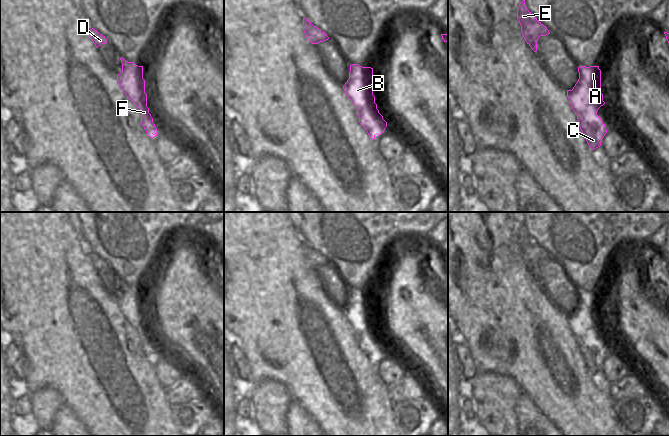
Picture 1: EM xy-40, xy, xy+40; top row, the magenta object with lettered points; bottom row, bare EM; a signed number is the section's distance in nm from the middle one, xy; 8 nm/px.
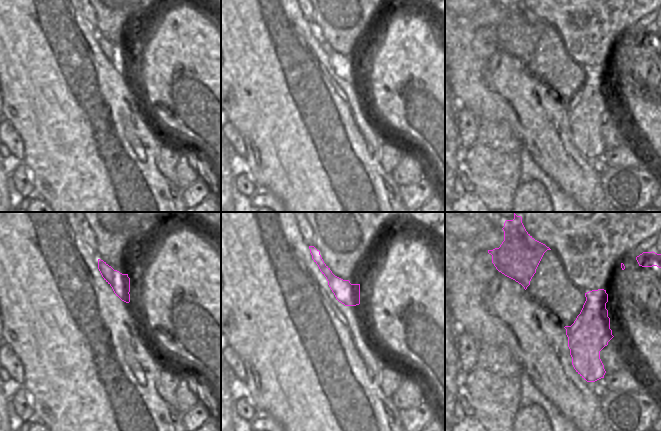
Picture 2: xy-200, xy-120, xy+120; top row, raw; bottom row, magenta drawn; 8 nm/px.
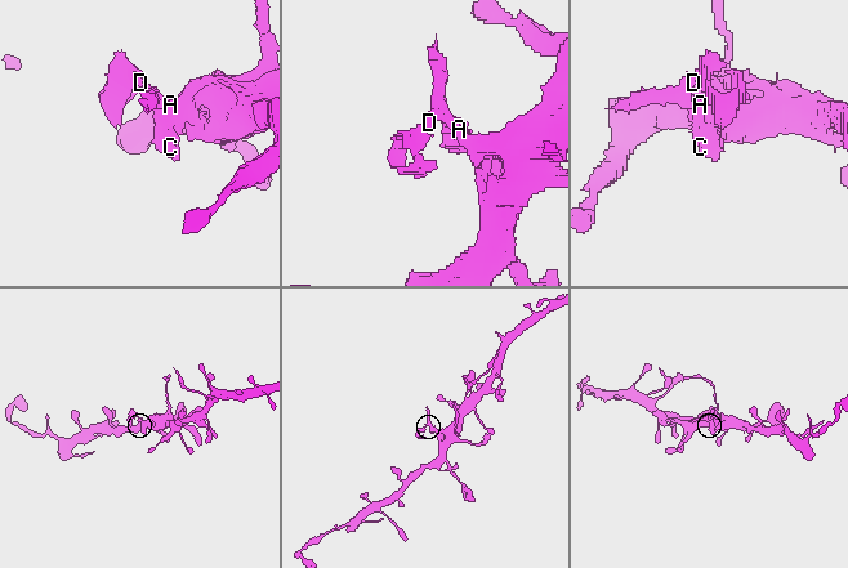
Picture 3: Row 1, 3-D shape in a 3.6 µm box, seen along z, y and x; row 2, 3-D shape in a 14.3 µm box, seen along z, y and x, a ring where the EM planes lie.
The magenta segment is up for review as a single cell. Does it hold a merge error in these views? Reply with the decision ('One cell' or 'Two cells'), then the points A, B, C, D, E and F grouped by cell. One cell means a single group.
One cell. Groups: A B C D E F.

